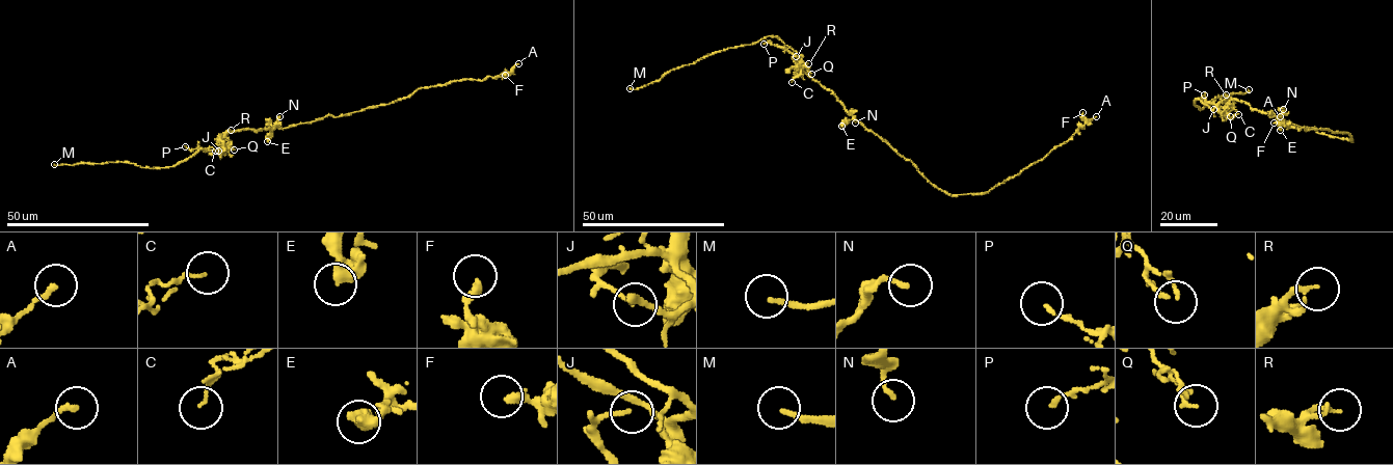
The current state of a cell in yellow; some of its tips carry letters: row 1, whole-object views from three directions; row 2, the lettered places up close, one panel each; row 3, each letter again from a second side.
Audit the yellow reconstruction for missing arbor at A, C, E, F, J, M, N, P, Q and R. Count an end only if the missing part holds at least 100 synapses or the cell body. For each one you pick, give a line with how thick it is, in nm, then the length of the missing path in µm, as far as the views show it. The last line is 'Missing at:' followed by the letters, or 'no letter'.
M: 170 nm thick; about 9 µm are missing
Missing at: M

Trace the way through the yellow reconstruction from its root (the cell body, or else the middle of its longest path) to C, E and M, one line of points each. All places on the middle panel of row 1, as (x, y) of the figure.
C: (855, 120), (831, 90), (797, 69), (801, 60), (792, 82)
E: (855, 120), (841, 126)
M: (855, 120), (831, 90), (797, 69), (802, 56), (774, 36), (707, 54), (668, 71), (658, 81), (630, 88)

